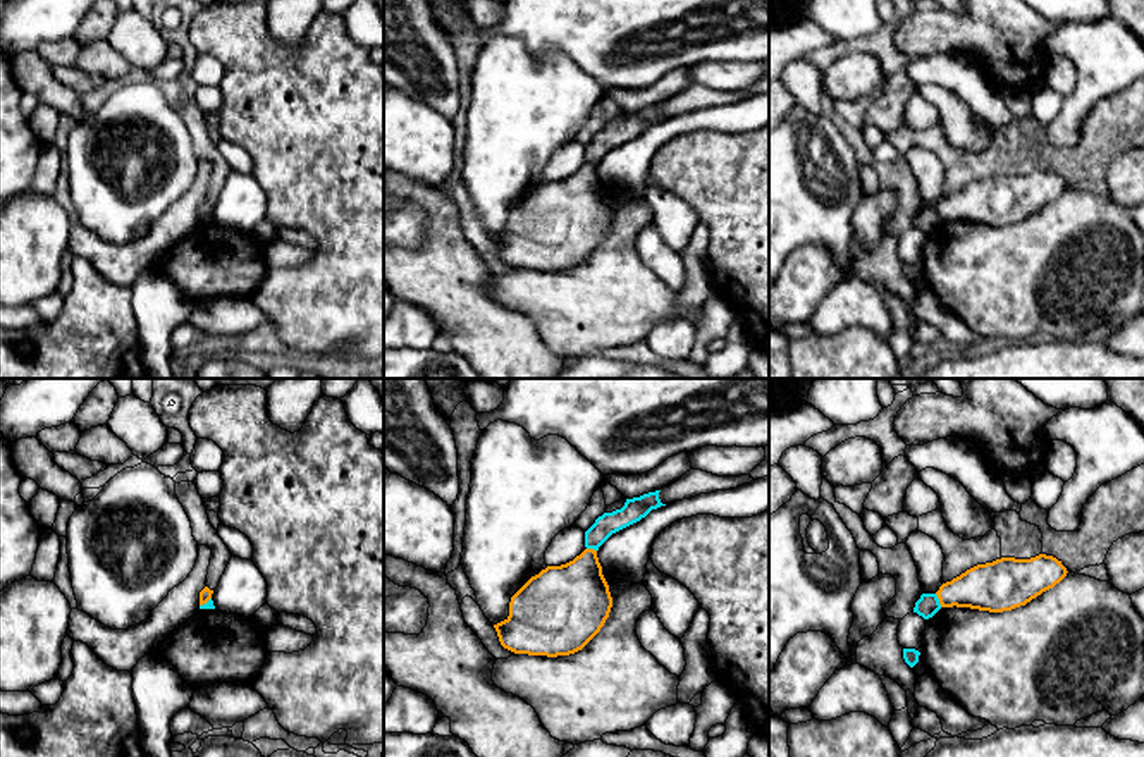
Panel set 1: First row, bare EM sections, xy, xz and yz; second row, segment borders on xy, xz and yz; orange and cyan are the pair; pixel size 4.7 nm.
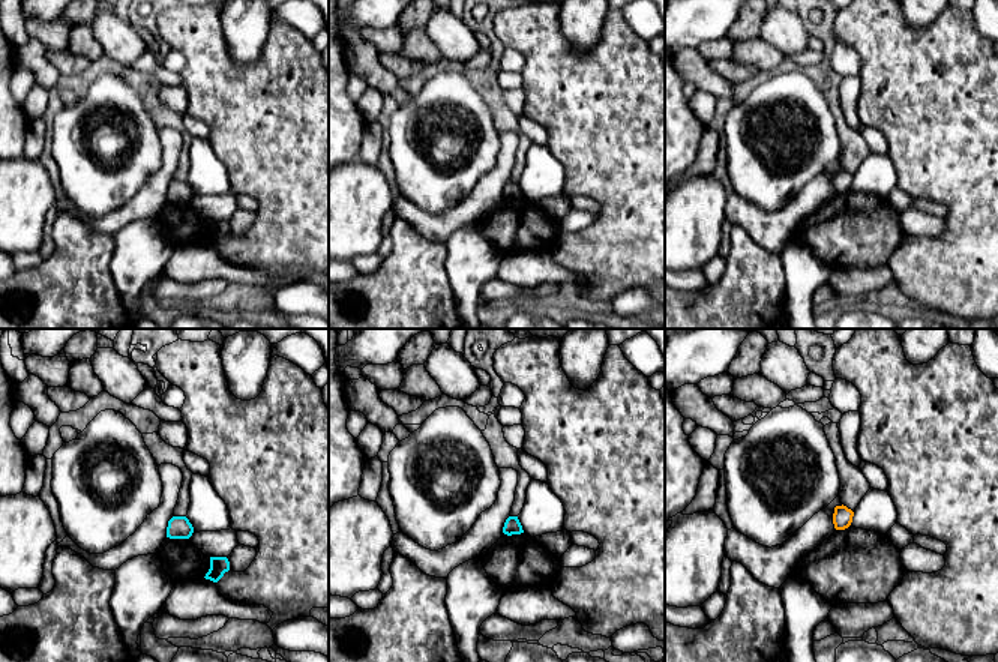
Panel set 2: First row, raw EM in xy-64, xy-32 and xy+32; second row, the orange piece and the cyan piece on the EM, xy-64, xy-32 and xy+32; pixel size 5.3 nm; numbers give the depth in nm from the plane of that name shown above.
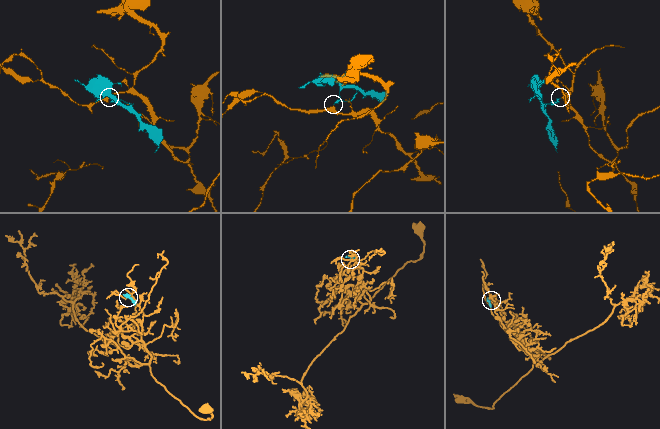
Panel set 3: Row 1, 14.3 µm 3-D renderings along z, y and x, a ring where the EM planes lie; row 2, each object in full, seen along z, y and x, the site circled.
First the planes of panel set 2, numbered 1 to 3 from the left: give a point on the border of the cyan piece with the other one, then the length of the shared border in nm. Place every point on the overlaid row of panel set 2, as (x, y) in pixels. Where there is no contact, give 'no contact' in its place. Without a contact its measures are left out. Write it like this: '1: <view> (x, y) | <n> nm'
1: no contact
2: no contact
3: no contact

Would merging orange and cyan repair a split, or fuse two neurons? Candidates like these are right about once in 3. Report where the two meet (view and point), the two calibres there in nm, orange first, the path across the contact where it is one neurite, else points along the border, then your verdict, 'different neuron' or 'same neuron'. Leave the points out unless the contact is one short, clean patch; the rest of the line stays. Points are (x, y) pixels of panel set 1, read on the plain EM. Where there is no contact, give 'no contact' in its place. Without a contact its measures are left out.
contact yz (940, 215); calibres 220 and 100 nm; border yz (934, 209), (941, 221); different neuron

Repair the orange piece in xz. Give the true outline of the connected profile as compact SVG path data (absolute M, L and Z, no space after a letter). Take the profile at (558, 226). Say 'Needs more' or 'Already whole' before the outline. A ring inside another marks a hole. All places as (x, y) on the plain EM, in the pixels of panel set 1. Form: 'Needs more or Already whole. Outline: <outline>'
Already whole. Outline: M597 165L547 181L509 217L509 231L494 239L499 256L514 268L569 270L581 265L604 241L612 222Z

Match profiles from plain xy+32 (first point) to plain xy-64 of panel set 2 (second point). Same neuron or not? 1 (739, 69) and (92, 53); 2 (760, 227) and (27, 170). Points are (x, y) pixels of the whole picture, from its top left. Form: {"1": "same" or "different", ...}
{"1": "same", "2": "different"}

